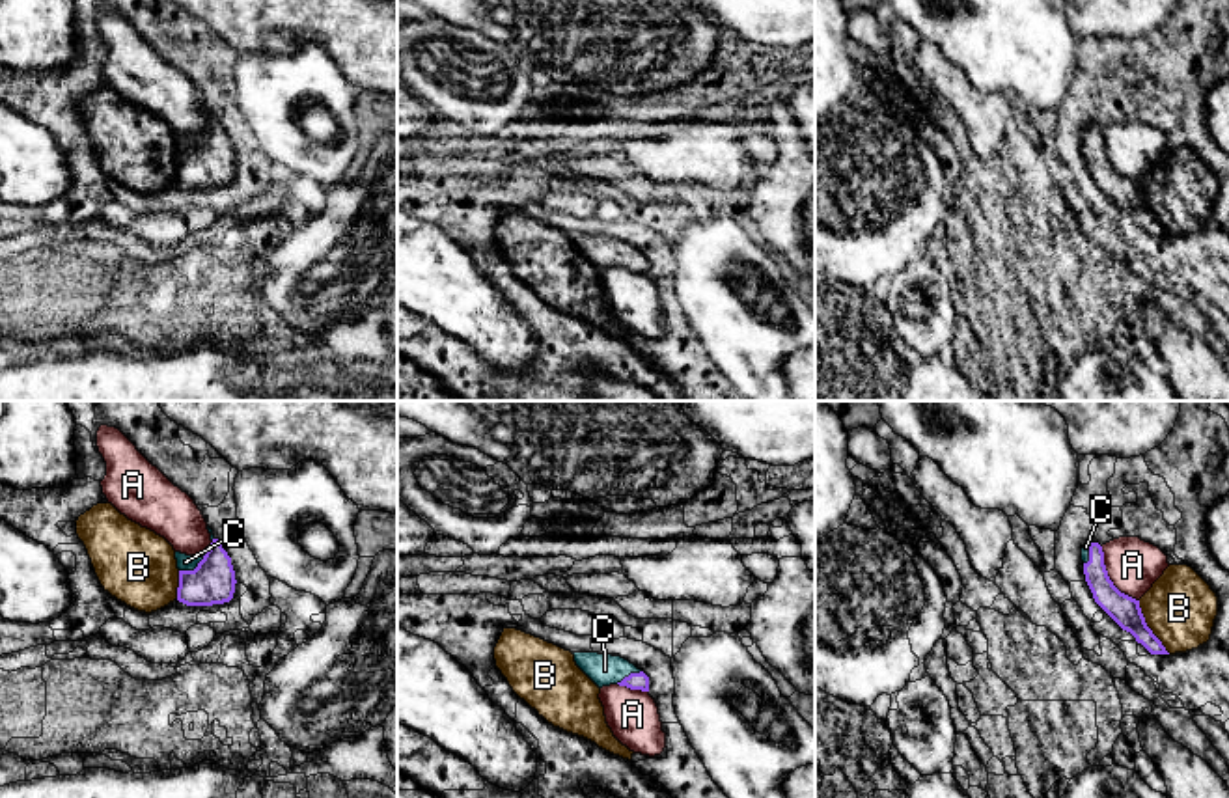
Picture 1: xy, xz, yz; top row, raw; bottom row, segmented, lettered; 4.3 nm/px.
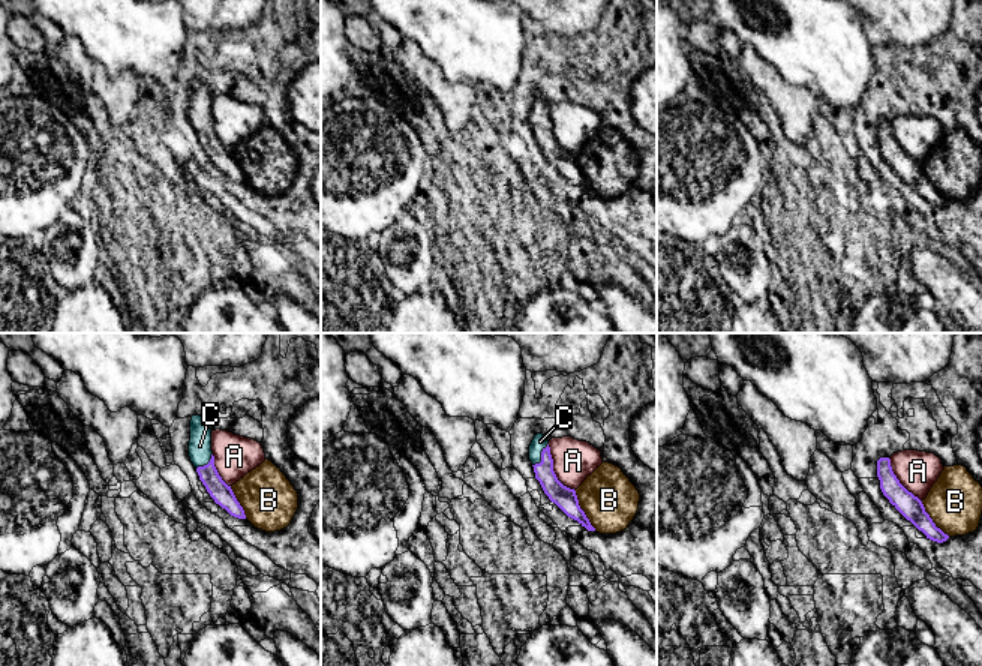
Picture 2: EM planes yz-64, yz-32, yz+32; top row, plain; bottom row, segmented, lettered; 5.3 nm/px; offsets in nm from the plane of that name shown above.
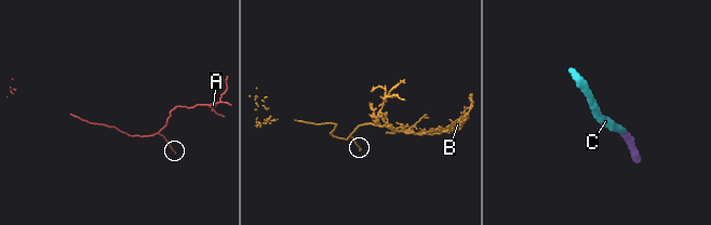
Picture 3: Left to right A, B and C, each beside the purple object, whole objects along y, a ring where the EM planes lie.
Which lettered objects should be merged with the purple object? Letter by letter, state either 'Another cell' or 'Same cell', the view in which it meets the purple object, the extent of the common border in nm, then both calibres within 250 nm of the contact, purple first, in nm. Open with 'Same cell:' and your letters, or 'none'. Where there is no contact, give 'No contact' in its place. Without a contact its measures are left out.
Same cell: C
A: Another cell. Touches purple in yz. Shared border 280 nm. Thickness 130 nm (purple) against 220 nm
B: Another cell. Touches purple in yz. Shared border 280 nm. Thickness 130 nm (purple) against 300 nm
C: Same cell. Touches purple in xy. Shared border 170 nm. Thickness 190 nm (purple) against 70 nm

